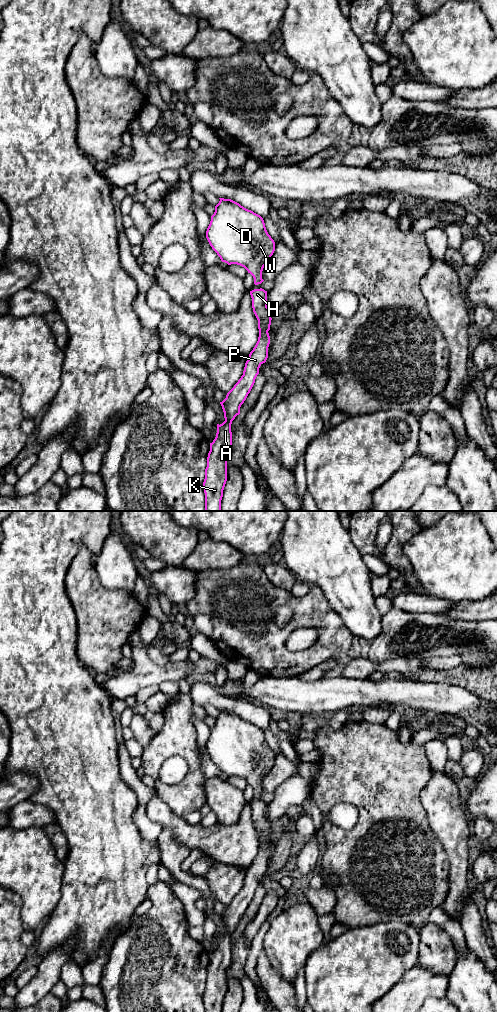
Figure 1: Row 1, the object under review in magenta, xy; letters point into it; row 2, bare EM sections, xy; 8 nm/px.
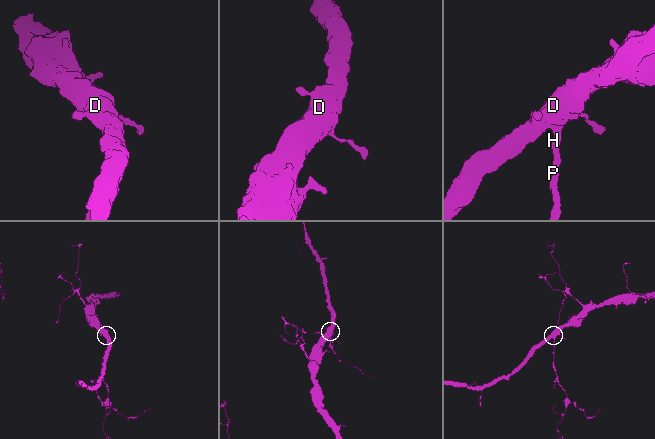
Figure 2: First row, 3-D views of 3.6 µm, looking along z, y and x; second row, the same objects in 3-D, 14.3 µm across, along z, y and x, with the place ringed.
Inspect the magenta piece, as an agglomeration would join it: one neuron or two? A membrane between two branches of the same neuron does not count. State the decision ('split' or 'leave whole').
leave whole

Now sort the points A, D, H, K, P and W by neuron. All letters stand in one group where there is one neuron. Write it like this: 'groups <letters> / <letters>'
groups A D H K P W

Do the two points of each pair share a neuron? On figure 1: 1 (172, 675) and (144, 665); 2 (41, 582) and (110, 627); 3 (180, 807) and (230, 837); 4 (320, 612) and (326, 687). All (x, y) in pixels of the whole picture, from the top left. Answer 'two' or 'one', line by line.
1: one
2: two
3: two
4: two

